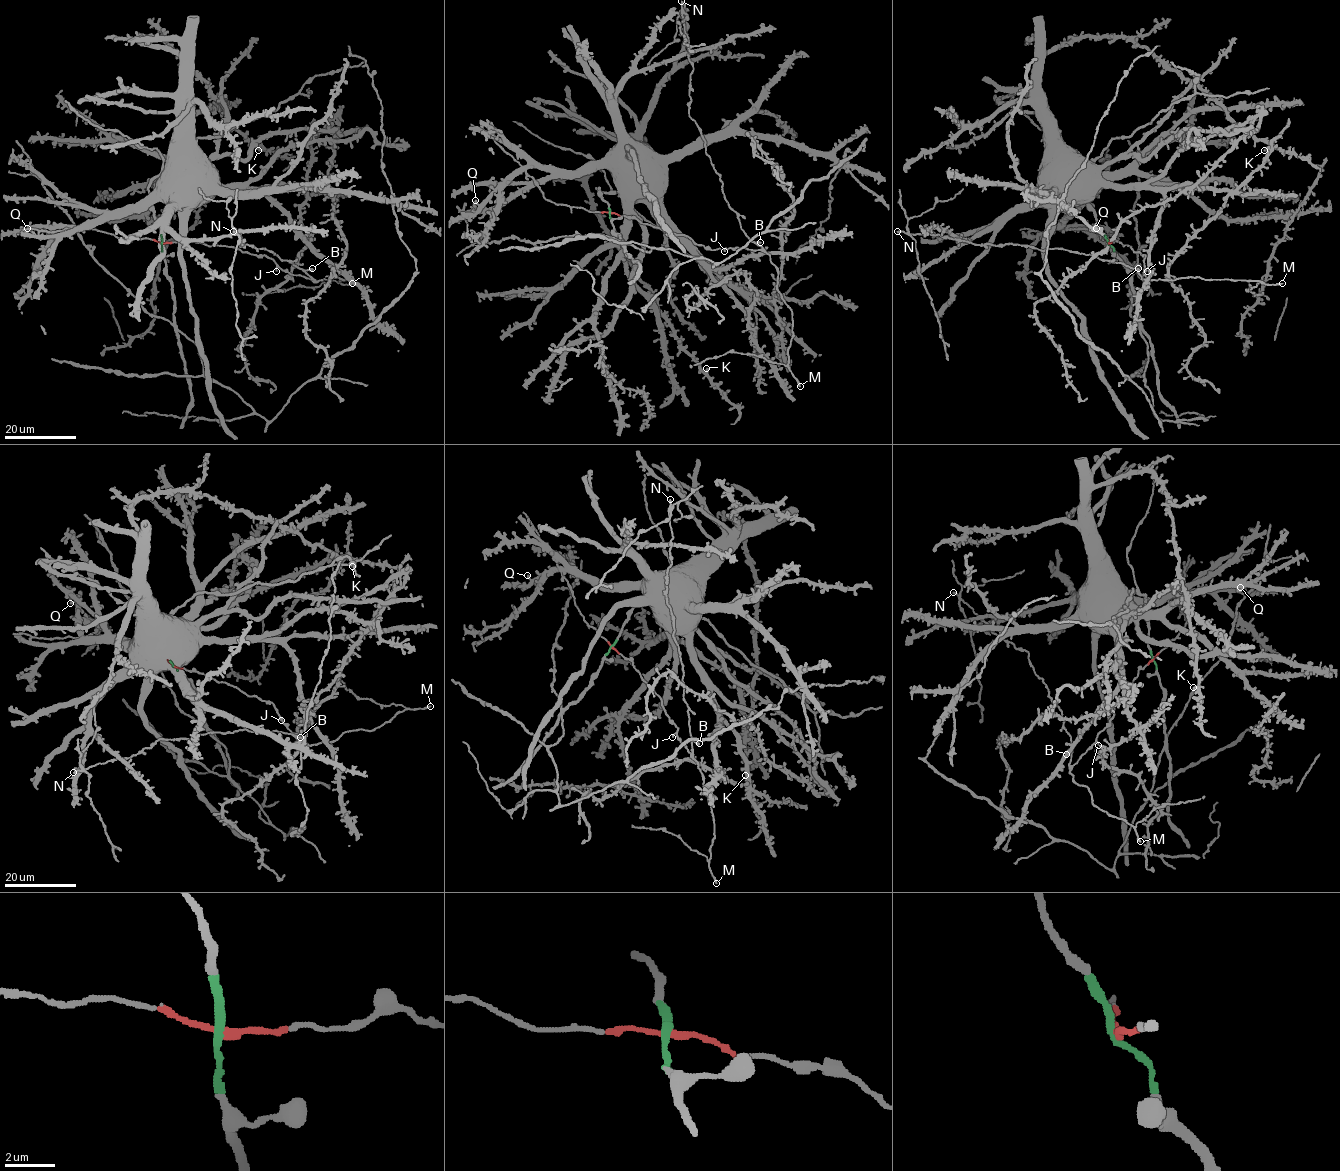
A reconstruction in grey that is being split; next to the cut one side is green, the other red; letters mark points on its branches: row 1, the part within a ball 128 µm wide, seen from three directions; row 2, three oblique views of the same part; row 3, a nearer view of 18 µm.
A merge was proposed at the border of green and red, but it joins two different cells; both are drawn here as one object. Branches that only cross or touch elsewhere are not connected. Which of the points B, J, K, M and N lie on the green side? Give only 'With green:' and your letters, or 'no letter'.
With green: K

